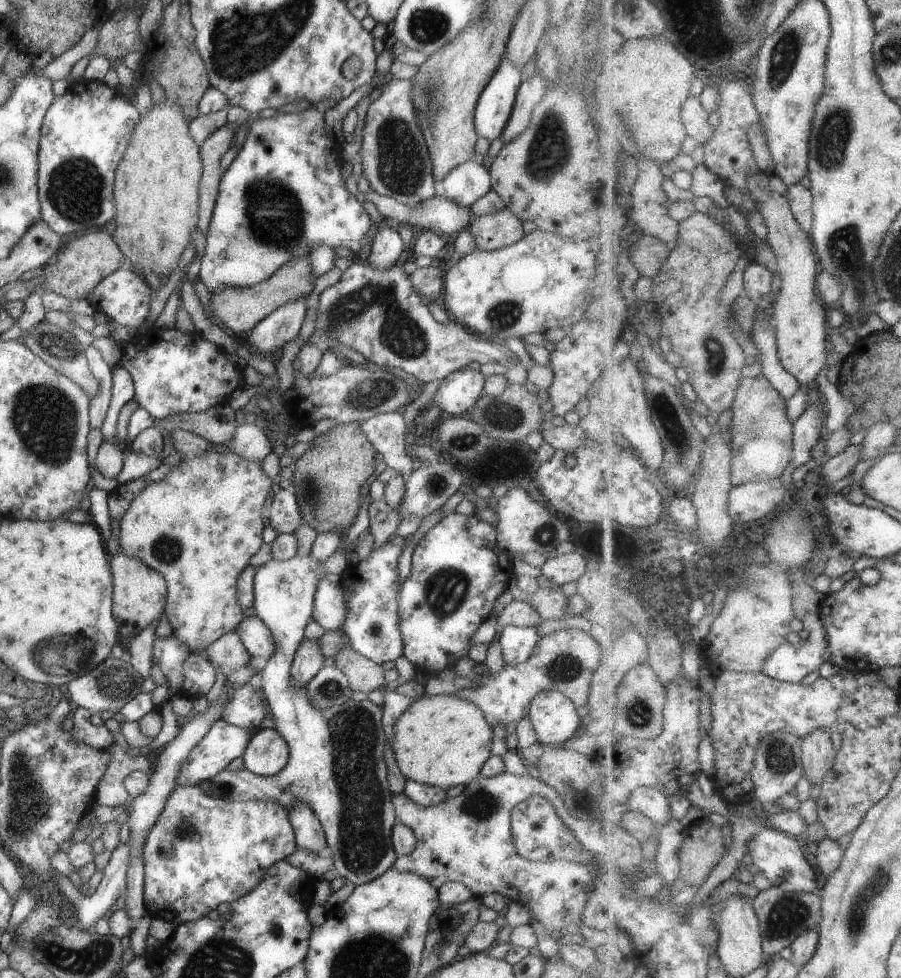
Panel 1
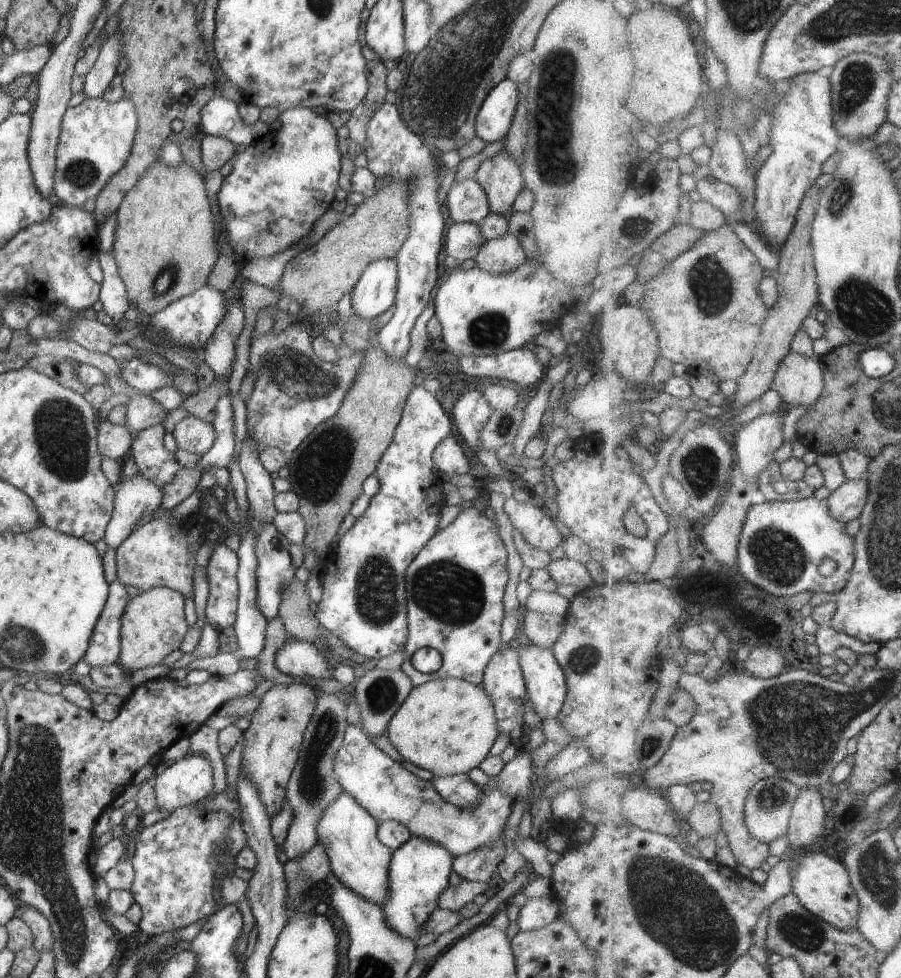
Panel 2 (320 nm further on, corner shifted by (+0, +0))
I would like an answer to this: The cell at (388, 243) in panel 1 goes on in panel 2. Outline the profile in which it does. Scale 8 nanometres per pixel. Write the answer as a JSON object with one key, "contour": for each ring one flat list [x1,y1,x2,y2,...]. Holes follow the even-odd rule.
{"contour":[[391,259,371,261,352,288,351,314,361,320,378,317,393,307,395,287,396,265]]}

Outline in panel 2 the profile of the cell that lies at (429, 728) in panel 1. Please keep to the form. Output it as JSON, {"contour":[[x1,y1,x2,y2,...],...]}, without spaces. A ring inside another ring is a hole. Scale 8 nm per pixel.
{"contour":[[435,677,412,687,389,719,385,735,404,760,444,777,475,768,498,732,492,700,481,687,459,677]]}

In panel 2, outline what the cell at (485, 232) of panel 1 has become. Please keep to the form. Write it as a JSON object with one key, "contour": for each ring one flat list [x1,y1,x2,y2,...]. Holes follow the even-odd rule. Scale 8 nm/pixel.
{"contour":[[509,232,498,239,488,239,474,256,476,266,492,275,515,270,526,260,525,251]]}

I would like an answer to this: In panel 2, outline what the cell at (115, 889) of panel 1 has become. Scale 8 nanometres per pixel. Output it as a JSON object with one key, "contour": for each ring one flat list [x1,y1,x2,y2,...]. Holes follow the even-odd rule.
{"contour":[[198,753,181,757,155,778,152,787,156,809,170,813,176,808,193,805,212,792,213,776,209,761]]}

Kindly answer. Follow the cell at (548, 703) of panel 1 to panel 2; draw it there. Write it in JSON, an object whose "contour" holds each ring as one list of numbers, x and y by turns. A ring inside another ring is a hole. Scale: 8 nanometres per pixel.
{"contour":[[517,635,510,639,506,646,518,654,518,663,522,670,527,696,534,712,541,721,556,718,566,695,566,680,562,668,552,655,552,650,541,648,531,642,526,646,520,646,517,643]]}

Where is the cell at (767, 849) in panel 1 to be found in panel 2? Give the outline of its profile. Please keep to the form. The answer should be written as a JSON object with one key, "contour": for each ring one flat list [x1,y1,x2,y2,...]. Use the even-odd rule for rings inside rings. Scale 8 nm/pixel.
{"contour":[[808,852,798,856,793,856,796,860,792,863,792,891,797,895,801,904,817,915,825,922,831,923,835,928,842,931,858,928,858,916,860,914,860,900,858,893,855,892,854,885,850,881,850,873,845,870,845,864,836,862,833,858,823,854,823,852]]}

